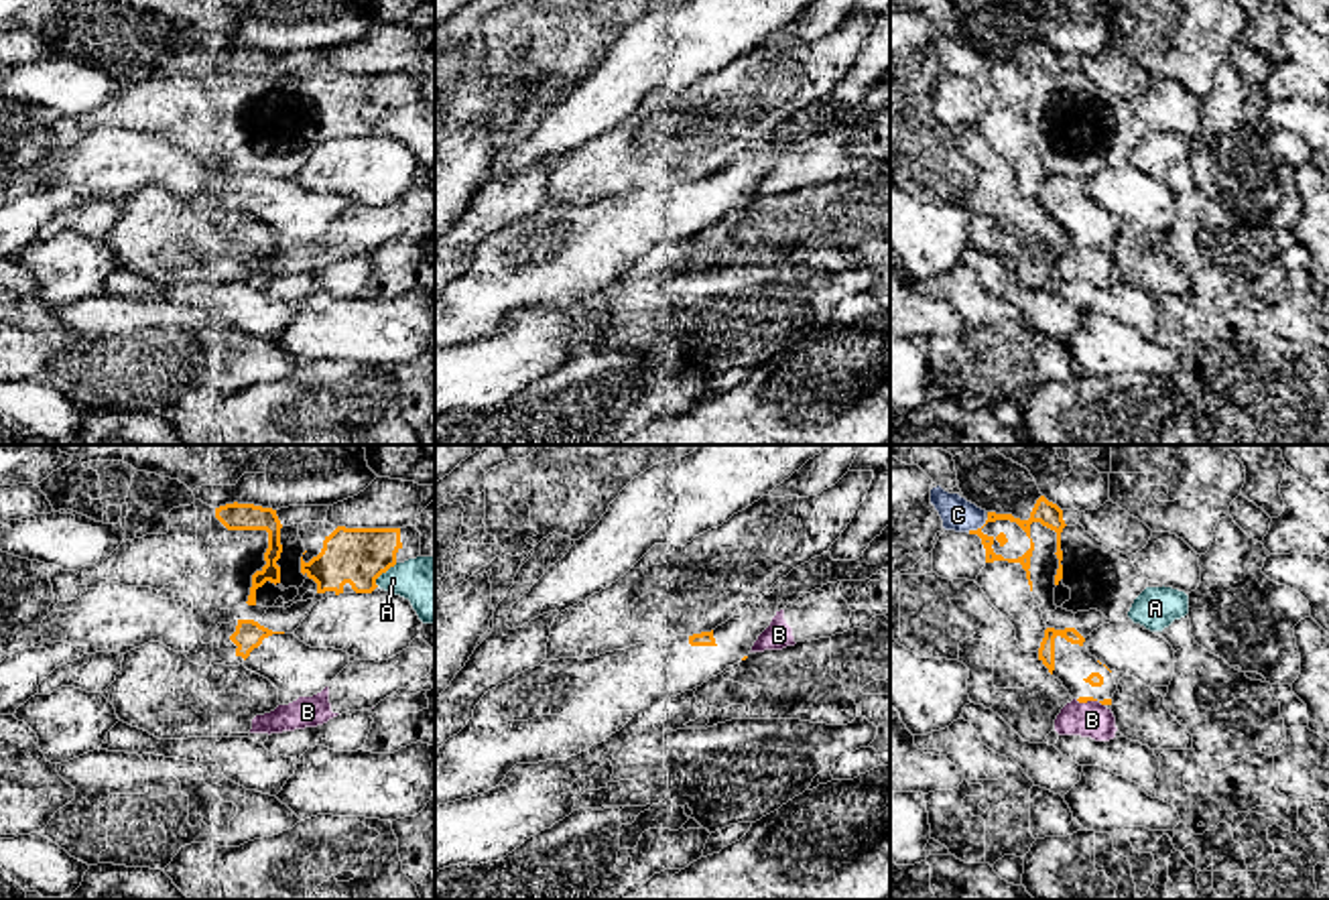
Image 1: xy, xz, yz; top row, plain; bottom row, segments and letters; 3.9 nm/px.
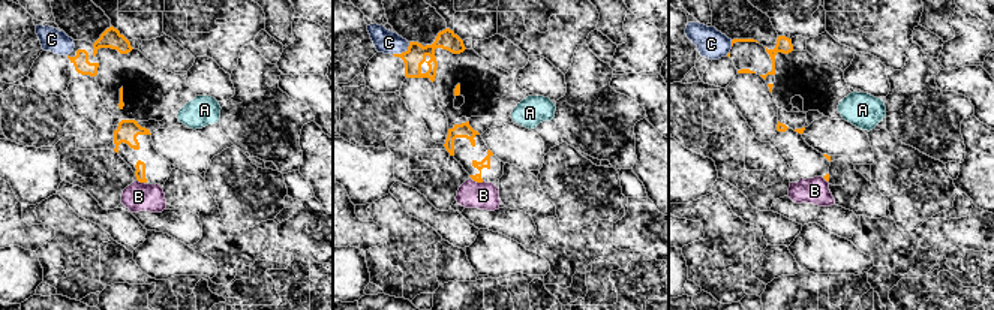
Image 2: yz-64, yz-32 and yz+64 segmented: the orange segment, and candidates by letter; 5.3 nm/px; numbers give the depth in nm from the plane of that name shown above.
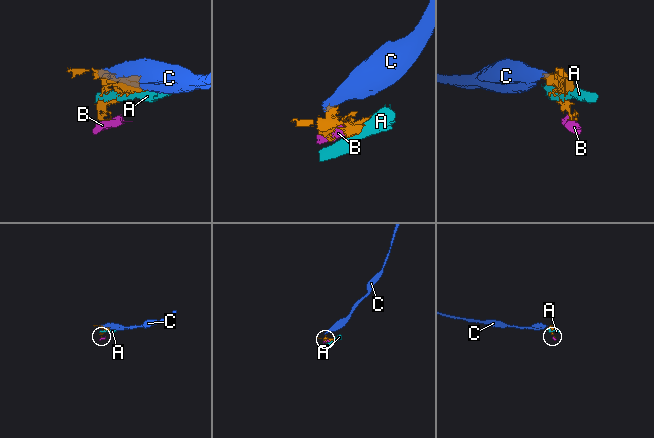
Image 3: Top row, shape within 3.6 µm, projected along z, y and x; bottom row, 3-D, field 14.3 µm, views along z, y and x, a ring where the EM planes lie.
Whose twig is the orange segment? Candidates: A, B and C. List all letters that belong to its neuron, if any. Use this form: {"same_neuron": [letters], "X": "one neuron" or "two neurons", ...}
{"same_neuron": [], "A": "two neurons", "B": "two neurons", "C": "two neurons"}

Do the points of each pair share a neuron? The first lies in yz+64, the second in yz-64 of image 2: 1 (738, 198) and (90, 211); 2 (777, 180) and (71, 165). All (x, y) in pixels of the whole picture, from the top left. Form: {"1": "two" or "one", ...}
{"1": "one", "2": "one"}

